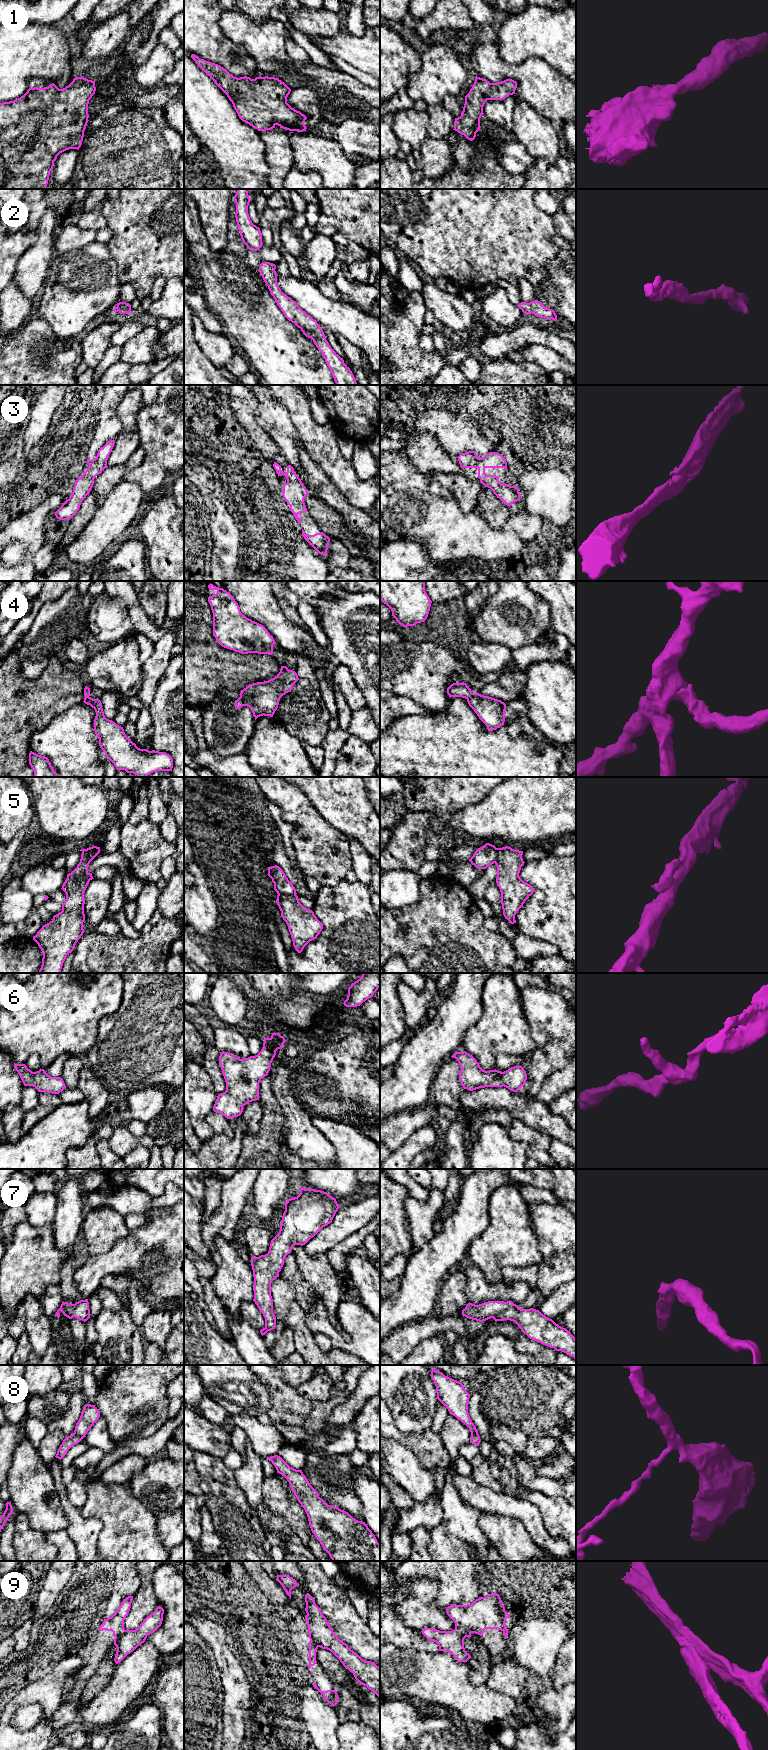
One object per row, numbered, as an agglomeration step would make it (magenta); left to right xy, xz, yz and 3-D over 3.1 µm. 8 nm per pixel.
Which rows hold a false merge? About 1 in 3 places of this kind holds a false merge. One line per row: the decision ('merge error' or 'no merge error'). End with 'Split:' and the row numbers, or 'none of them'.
1: no merge error
2: no merge error
3: no merge error
4: merge error
5: merge error
6: no merge error
7: no merge error
8: merge error
9: merge error
Split: 4, 5, 8, 9

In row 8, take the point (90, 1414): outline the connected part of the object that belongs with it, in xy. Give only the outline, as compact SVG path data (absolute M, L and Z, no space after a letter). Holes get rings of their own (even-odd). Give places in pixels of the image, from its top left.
M86 1404L76 1423L74 1433L83 1439L99 1417L100 1412L95 1405Z

